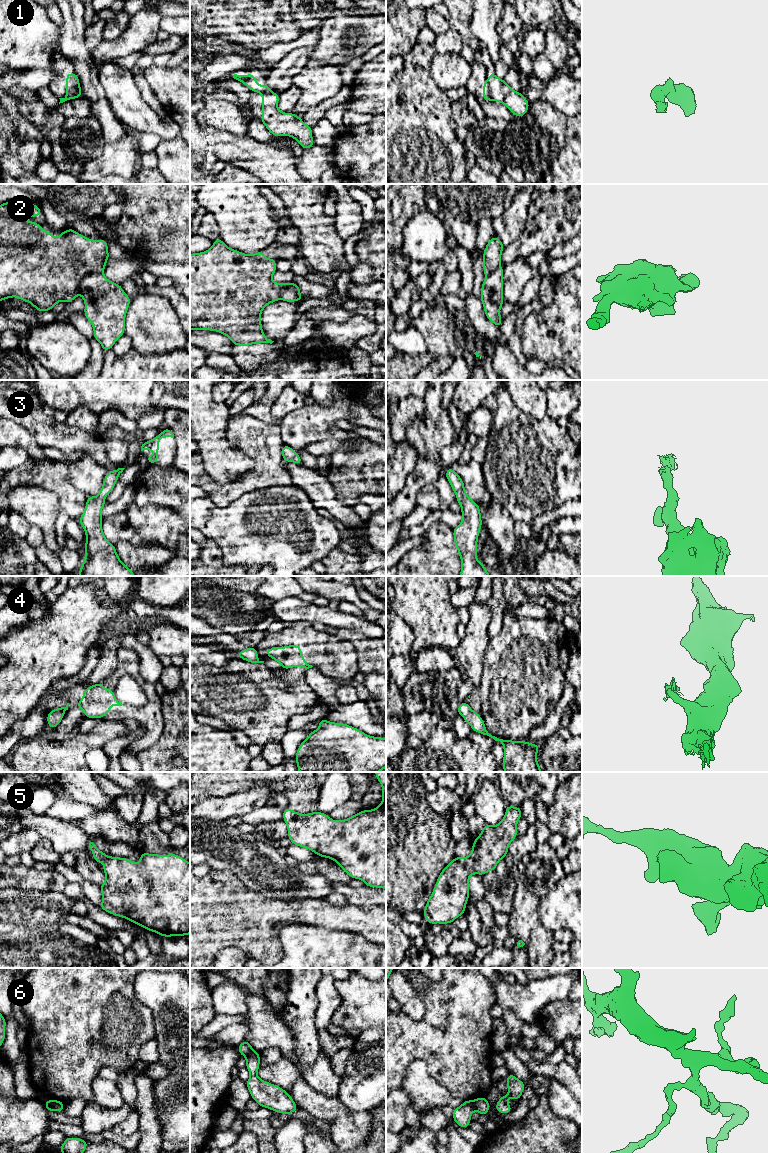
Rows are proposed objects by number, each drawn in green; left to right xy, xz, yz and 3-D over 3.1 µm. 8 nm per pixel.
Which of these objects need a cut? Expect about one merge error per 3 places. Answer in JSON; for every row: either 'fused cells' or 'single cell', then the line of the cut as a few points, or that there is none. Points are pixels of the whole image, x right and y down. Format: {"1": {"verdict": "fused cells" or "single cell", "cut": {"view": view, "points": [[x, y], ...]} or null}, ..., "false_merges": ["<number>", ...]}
{"1": {"verdict": "fused cells", "cut": {"view": "yz", "points": [[488, 86], [491, 99]]}}, "2": {"verdict": "fused cells", "cut": {"view": "xy", "points": [[102, 272], [88, 273], [80, 281], [79, 293]]}}, "3": {"verdict": "single cell", "cut": null}, "4": {"verdict": "fused cells", "cut": {"view": "xy", "points": [[59, 708], [65, 711]]}}, "5": {"verdict": "single cell", "cut": null}, "6": {"verdict": "fused cells", "cut": {"view": "xy", "points": [[51, 1100], [51, 1106], [55, 1110]]}}, "false_merges": ["1", "2", "4", "6"]}

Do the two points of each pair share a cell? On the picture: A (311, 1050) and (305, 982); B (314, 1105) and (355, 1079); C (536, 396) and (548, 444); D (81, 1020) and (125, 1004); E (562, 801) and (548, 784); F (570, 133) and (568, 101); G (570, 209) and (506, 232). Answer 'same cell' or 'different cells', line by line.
A: same cell
B: different cells
C: different cells
D: same cell
E: different cells
F: different cells
G: different cells

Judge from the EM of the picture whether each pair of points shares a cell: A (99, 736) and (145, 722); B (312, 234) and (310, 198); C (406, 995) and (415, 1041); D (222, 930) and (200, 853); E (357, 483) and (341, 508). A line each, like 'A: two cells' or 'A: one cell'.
A: two cells
B: one cell
C: two cells
D: two cells
E: two cells

